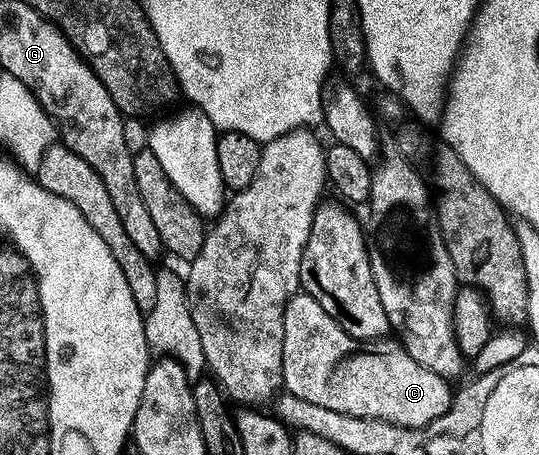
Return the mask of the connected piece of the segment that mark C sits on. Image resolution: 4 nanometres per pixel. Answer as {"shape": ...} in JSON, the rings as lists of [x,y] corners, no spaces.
{"shape":[[[296,293],[291,297],[289,314],[283,321],[283,350],[282,386],[288,392],[302,395],[341,414],[421,428],[445,414],[454,397],[450,380],[415,361],[396,338],[384,337],[373,344],[360,345],[329,317],[329,313],[325,313],[325,309],[321,309],[313,296],[306,293]]]}

